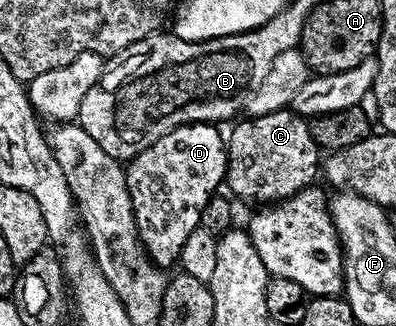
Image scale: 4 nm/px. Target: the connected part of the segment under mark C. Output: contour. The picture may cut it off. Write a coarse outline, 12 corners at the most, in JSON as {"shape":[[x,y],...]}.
{"shape":[[292,110],[227,132],[227,188],[257,206],[319,176],[309,120]]}

